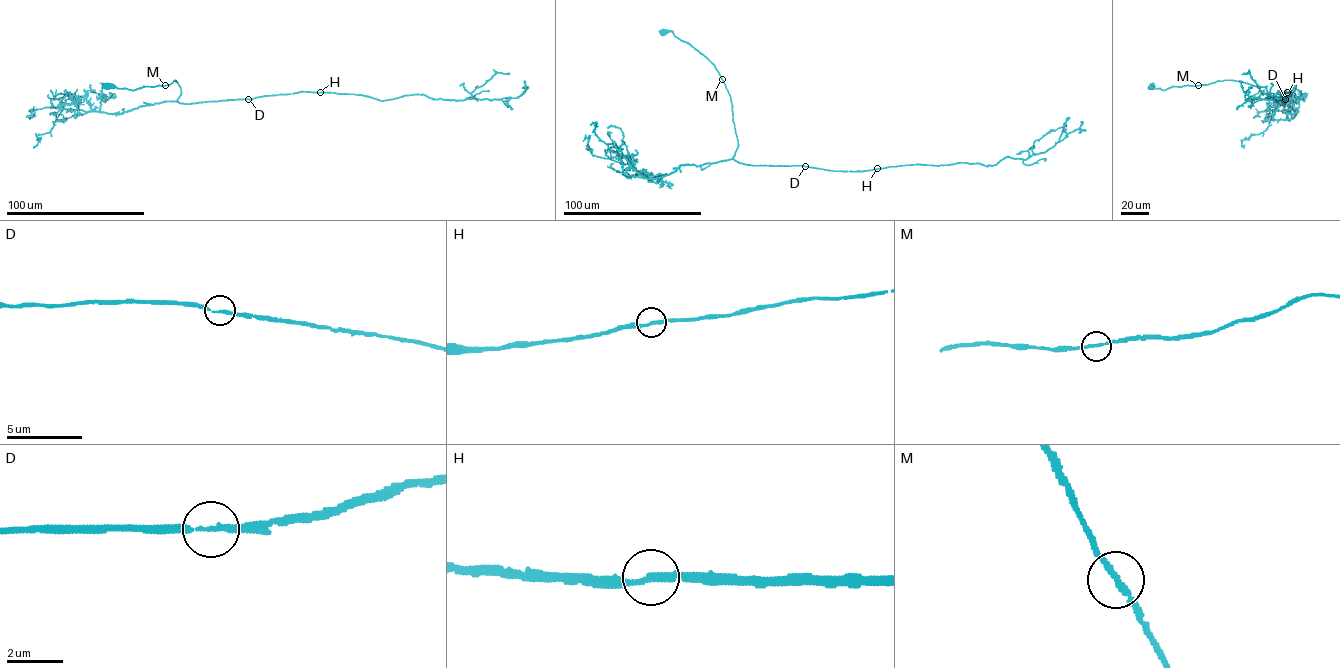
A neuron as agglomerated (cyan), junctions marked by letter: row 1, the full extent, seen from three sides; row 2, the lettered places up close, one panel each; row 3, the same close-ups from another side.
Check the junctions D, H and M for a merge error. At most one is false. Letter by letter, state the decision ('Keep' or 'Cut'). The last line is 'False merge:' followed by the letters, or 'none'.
D: Keep
H: Keep
M: Keep
False merge: none

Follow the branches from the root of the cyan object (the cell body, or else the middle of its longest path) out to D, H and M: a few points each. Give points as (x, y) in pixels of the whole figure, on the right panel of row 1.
D: (1150, 87), (1164, 90), (1230, 80), (1256, 86), (1280, 103), (1285, 99)
H: (1150, 87), (1164, 90), (1173, 86), (1239, 81), (1257, 86), (1282, 104), (1290, 94), (1287, 92)
M: (1150, 87), (1164, 90), (1173, 86), (1198, 85)

